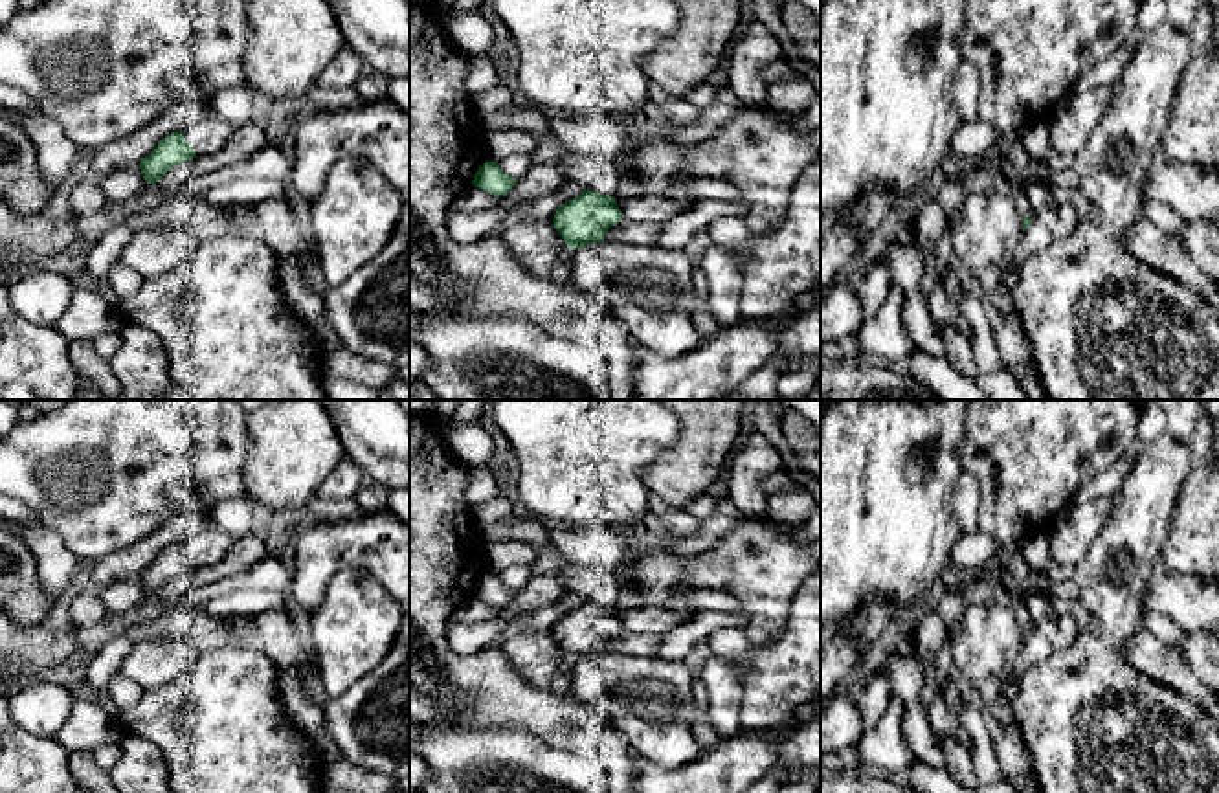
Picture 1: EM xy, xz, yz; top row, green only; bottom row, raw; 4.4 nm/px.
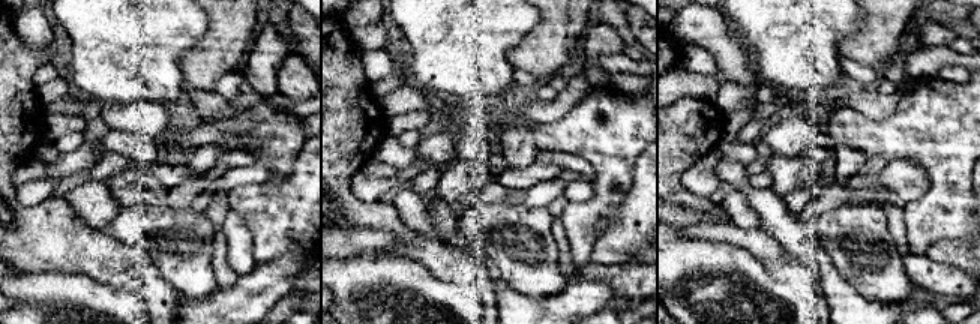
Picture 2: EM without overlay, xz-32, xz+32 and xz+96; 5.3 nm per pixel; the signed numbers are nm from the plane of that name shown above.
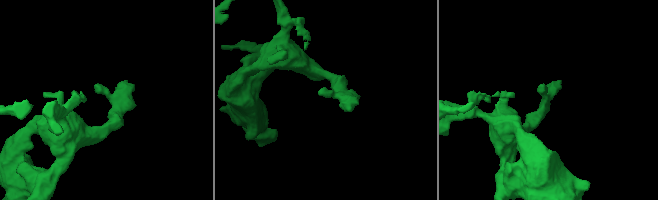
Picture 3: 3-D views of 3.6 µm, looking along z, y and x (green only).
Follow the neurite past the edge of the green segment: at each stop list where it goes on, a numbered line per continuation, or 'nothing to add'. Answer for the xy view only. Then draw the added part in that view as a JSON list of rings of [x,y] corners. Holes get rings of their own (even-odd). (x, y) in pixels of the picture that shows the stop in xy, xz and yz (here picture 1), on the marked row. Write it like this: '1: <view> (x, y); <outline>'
1: xy (208, 134); [[[209,112],[191,127],[182,130],[185,141],[196,156],[217,152],[237,132],[237,127],[222,119],[217,112]]]

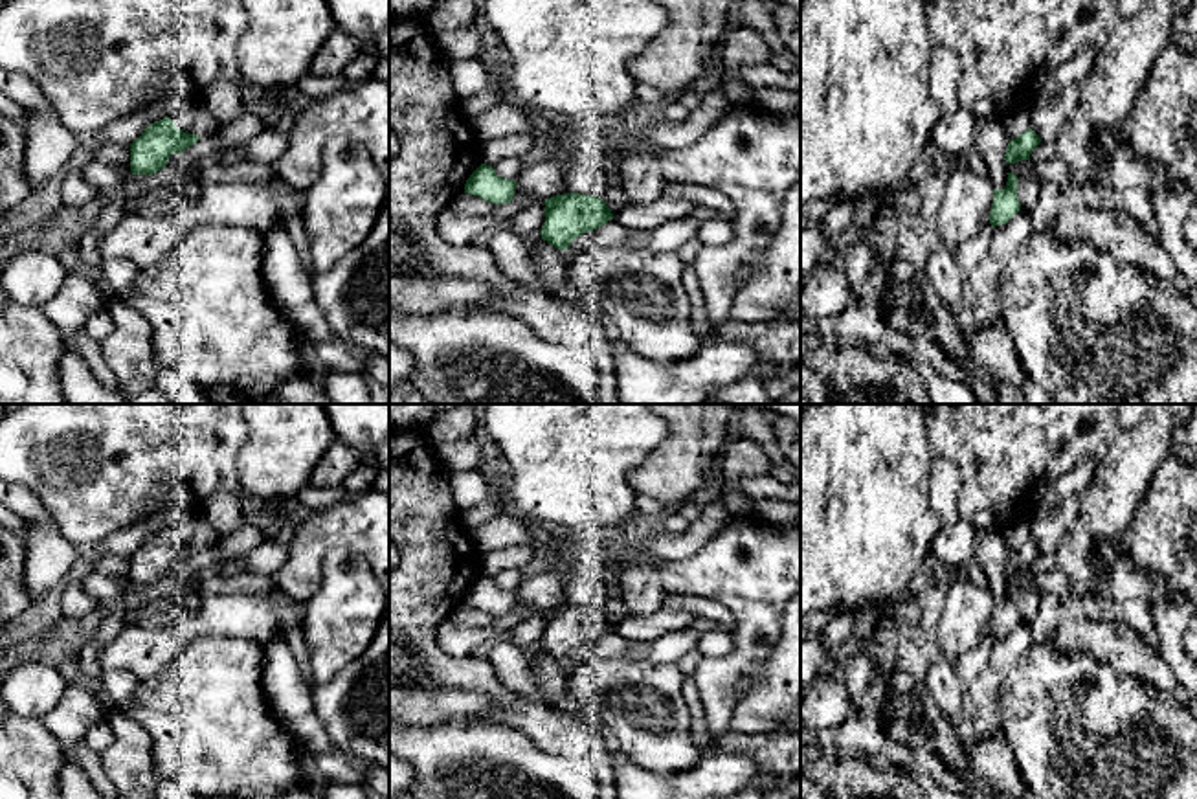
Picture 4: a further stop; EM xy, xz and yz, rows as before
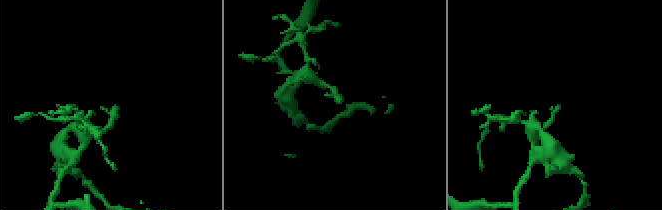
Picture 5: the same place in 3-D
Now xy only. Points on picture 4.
1: xy (197, 118); [[[204,101],[189,105],[182,112],[174,114],[171,119],[176,125],[176,129],[189,134],[196,134],[198,138],[211,136],[218,127],[218,119],[206,107]]]

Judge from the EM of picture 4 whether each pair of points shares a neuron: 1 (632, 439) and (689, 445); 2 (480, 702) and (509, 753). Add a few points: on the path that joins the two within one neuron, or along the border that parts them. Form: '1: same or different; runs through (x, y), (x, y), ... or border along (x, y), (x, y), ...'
1: different; border along (667, 423), (667, 438), (630, 472)
2: different; border along (476, 713), (454, 713), (434, 722)

